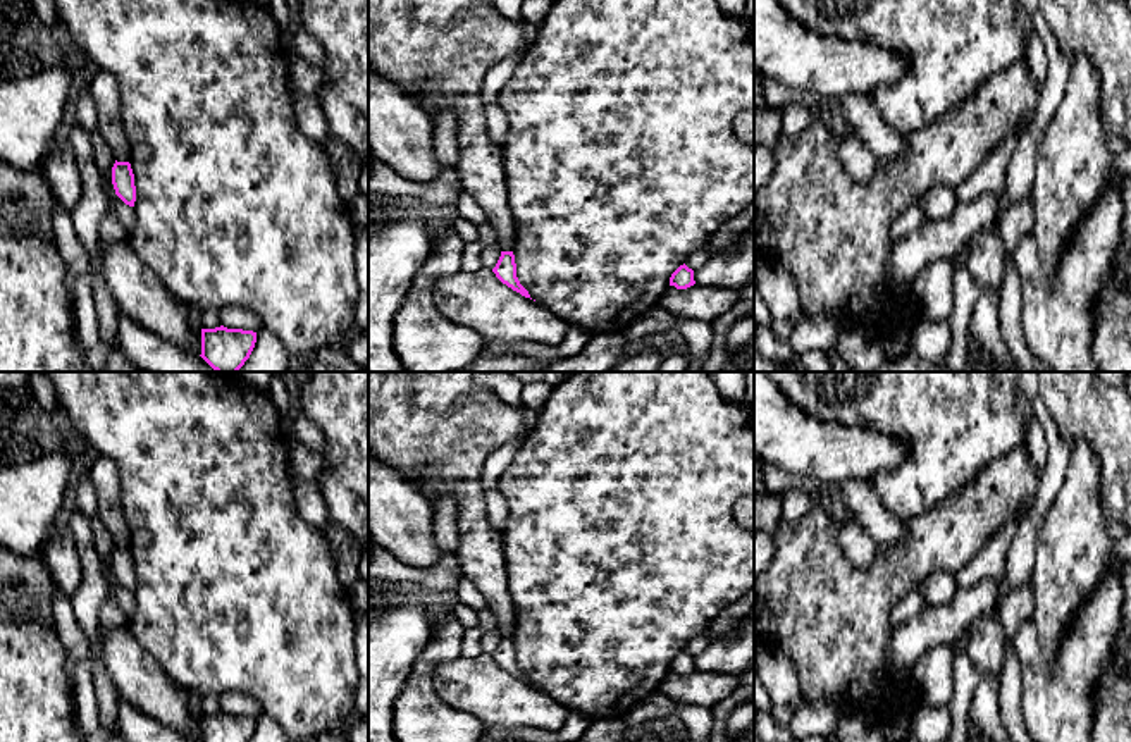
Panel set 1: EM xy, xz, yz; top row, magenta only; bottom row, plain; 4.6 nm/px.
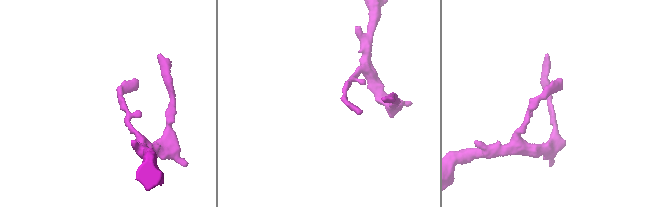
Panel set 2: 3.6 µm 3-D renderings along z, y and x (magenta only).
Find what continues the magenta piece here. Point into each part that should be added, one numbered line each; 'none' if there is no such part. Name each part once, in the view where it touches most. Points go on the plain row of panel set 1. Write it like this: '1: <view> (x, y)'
none

